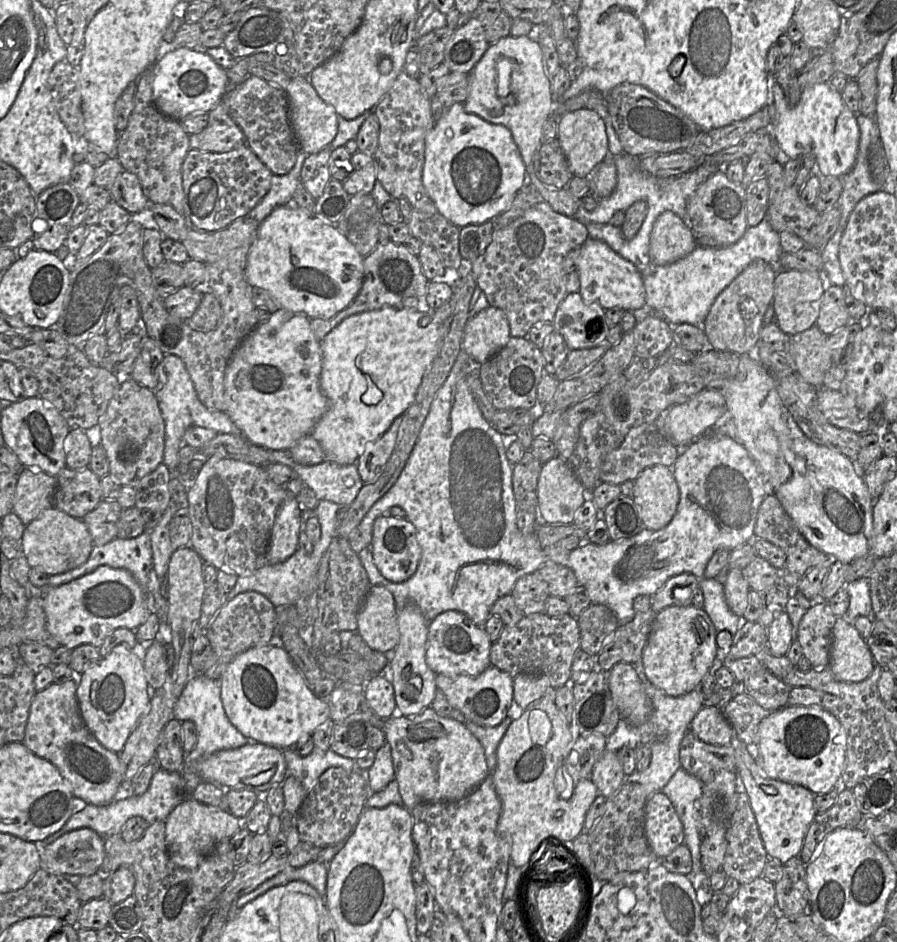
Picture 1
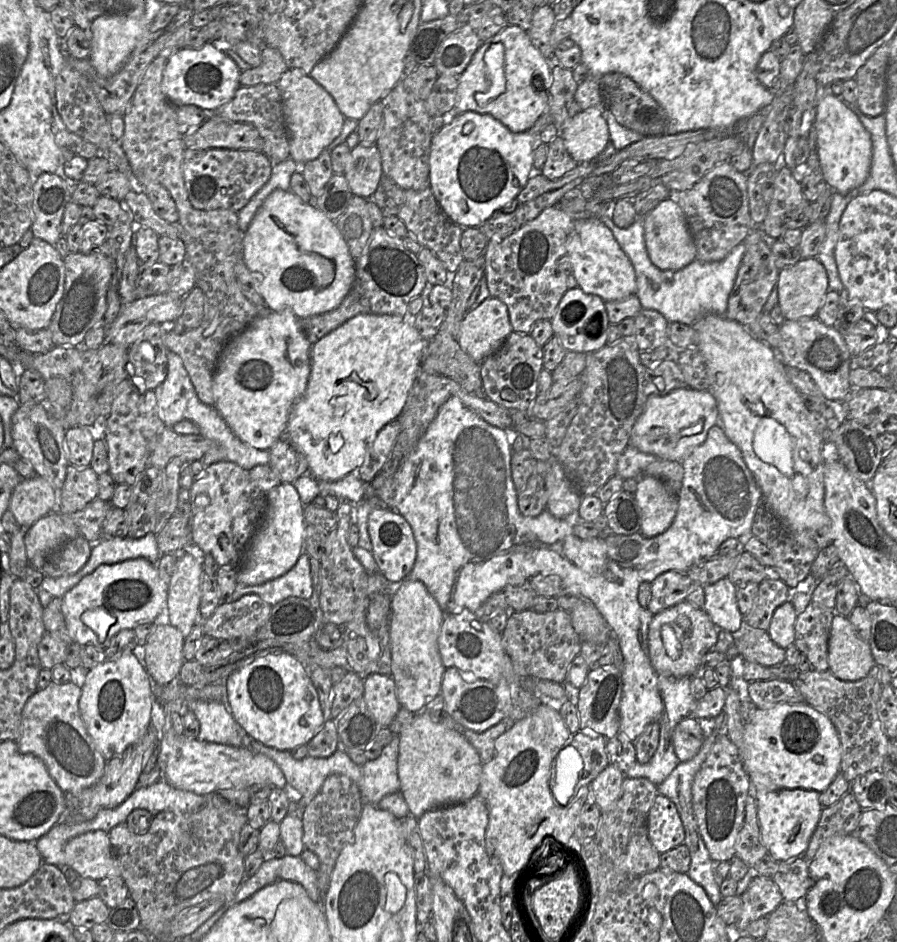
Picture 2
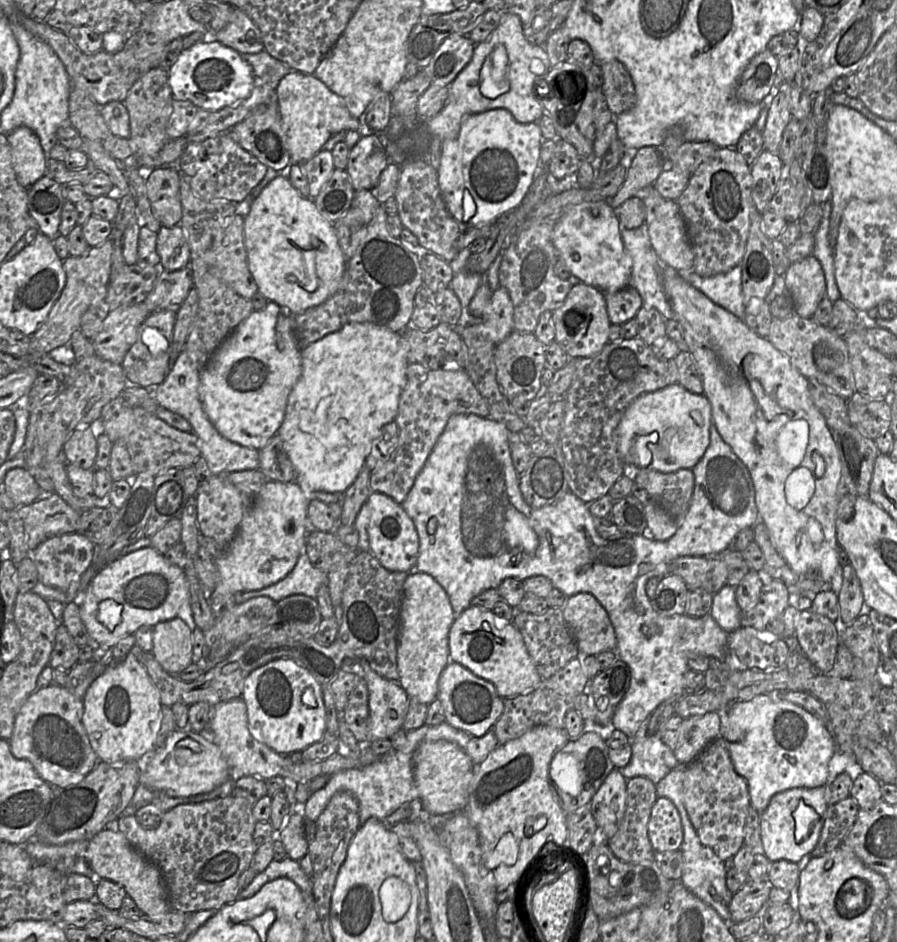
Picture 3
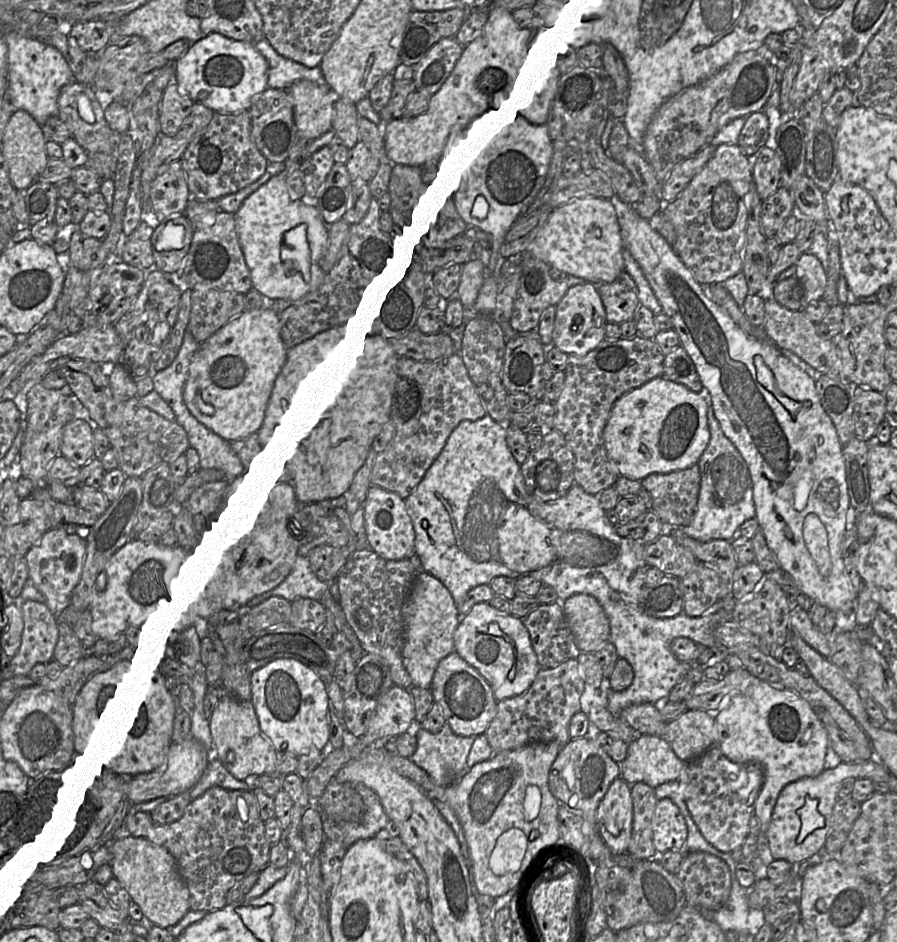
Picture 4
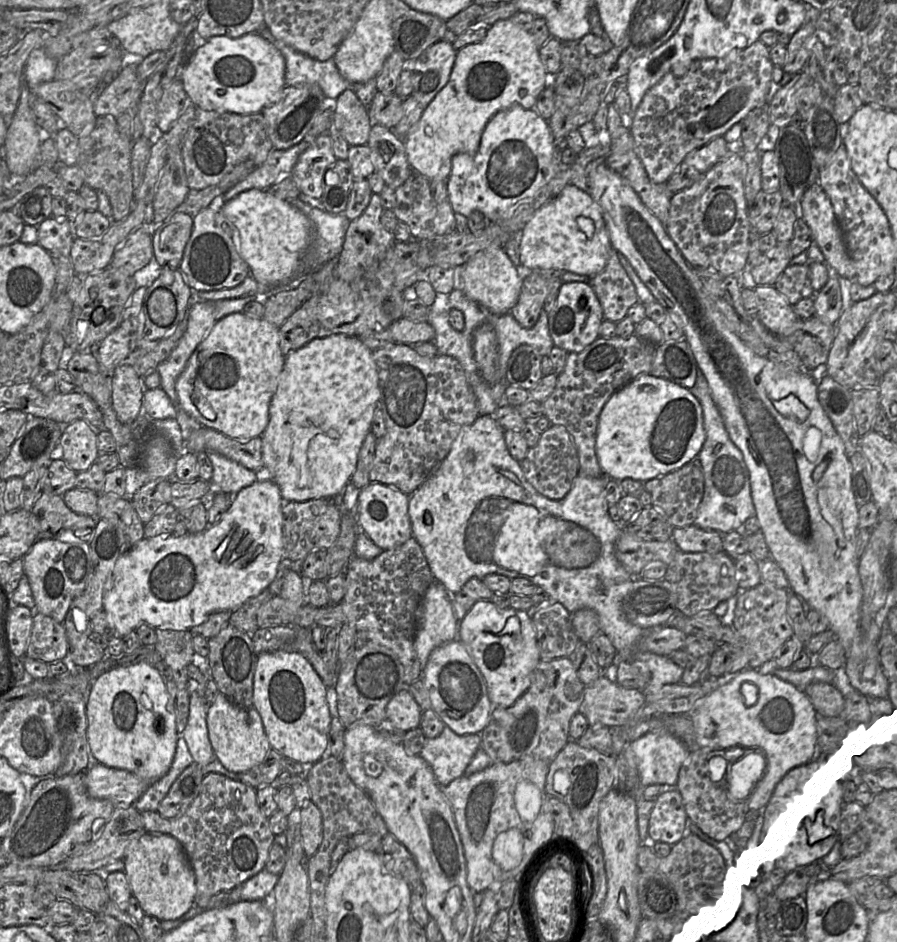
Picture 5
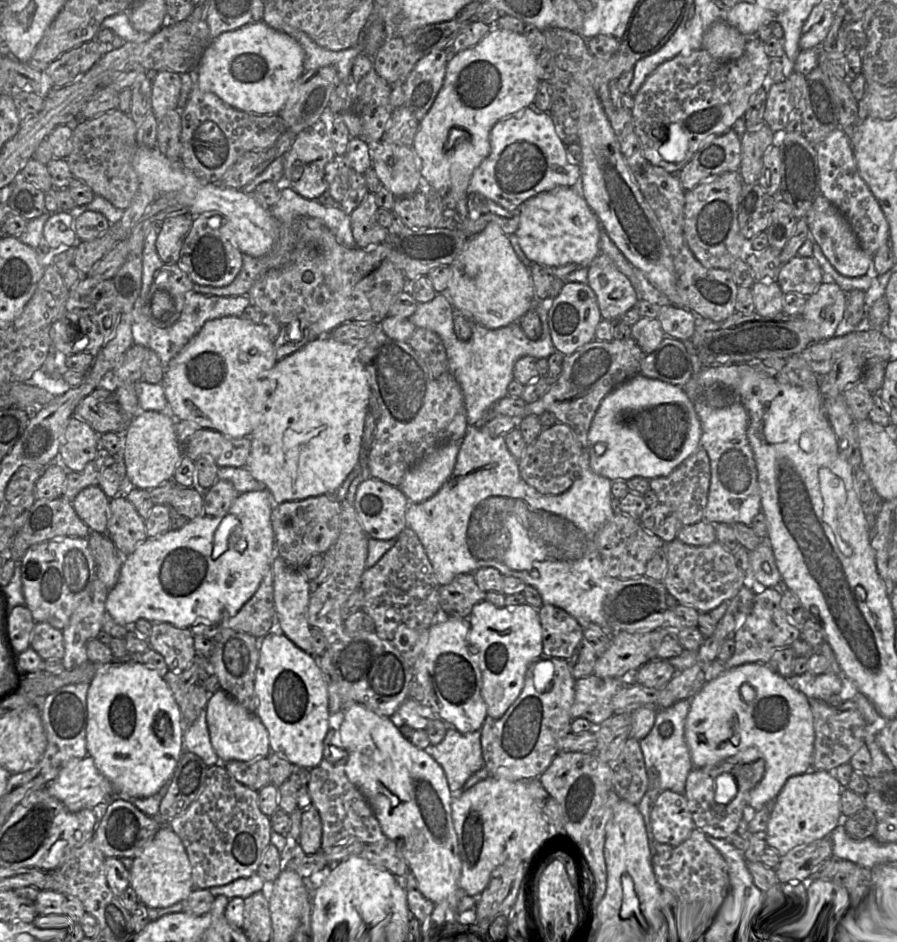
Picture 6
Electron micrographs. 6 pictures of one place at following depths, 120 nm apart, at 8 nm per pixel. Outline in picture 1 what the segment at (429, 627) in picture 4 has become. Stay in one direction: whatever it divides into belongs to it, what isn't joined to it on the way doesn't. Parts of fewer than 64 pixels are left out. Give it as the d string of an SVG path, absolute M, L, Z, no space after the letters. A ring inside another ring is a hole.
M407 605L397 612L400 639L395 650L390 654L388 675L394 688L394 697L399 714L414 716L431 706L437 686L436 674L426 663L426 647L429 622L414 605Z

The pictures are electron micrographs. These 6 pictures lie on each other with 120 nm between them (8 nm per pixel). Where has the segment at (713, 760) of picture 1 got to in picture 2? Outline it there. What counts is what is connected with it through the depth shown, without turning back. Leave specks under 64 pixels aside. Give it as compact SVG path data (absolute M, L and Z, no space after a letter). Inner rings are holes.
M693 716L682 719L673 733L674 750L680 762L695 757L703 745L704 738L704 721Z

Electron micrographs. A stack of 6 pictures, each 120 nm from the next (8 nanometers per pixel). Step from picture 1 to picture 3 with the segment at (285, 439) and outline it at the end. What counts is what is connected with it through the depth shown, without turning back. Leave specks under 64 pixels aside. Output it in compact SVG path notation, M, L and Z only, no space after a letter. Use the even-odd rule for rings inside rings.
M272 301L261 311L253 310L221 343L199 373L203 409L216 430L231 442L260 450L283 423L289 394L302 373L301 350L294 339L288 314Z

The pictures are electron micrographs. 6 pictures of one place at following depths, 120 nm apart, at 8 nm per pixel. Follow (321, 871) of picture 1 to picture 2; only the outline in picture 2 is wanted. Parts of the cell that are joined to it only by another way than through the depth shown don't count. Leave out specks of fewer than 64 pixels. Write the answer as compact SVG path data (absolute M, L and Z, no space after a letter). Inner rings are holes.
M291 855L280 859L266 857L258 872L243 881L232 904L241 903L262 888L278 881L292 881L300 884L312 901L321 904L317 871L306 865L300 856Z

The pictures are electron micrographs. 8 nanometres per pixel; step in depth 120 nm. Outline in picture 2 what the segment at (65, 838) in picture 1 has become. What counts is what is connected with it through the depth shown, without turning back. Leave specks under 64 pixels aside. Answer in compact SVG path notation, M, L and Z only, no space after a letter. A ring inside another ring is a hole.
M90 831L70 839L64 848L65 865L80 876L100 881L121 876L109 832Z

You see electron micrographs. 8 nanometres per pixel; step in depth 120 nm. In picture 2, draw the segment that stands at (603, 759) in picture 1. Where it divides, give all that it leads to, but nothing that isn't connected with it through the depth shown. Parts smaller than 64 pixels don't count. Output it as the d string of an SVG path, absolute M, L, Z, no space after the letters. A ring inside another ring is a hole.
M611 763L592 781L591 800L600 808L601 812L606 811L621 794L621 787L625 774Z

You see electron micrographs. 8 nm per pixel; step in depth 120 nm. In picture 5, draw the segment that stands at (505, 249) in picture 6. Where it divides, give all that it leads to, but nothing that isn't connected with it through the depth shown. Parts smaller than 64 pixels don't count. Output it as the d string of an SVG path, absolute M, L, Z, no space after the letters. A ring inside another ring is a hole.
M488 247L477 252L462 266L460 280L465 296L495 315L510 313L517 303L523 282L503 247Z

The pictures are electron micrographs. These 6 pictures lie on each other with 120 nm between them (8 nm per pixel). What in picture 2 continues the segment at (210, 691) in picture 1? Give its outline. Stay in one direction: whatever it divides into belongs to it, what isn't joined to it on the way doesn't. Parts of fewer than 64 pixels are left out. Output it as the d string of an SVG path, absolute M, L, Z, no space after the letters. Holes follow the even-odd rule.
M194 700L187 703L187 709L196 715L200 723L199 741L250 747L254 738L235 721L222 702Z

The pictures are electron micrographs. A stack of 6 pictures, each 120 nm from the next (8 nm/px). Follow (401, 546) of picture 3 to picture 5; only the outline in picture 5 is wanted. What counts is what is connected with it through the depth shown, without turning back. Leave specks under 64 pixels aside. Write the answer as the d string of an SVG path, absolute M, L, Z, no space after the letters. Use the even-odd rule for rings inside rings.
M370 483L359 492L358 530L363 531L376 546L383 550L402 545L413 536L408 514L409 496L381 483Z

